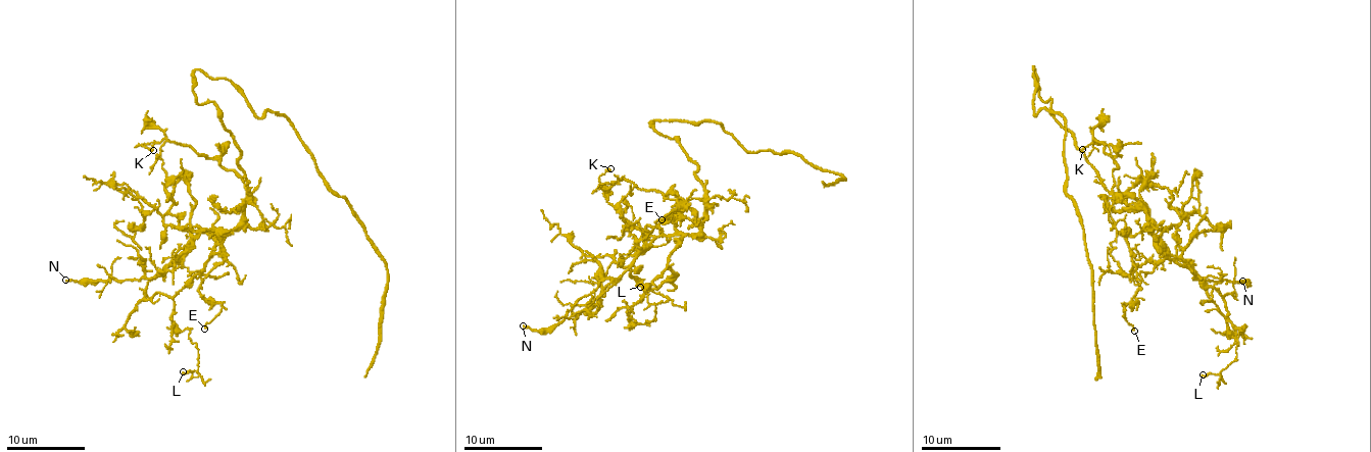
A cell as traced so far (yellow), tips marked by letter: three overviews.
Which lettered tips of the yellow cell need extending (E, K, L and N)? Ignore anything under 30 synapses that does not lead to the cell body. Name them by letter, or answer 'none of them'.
none of them

